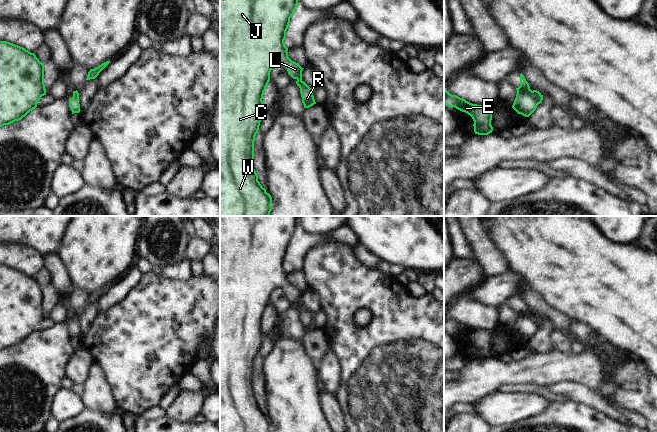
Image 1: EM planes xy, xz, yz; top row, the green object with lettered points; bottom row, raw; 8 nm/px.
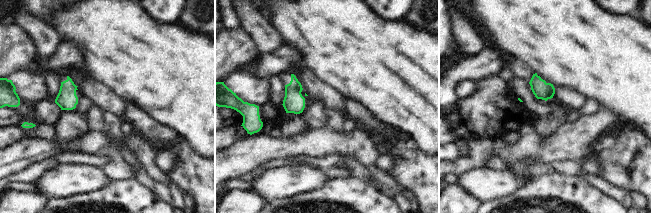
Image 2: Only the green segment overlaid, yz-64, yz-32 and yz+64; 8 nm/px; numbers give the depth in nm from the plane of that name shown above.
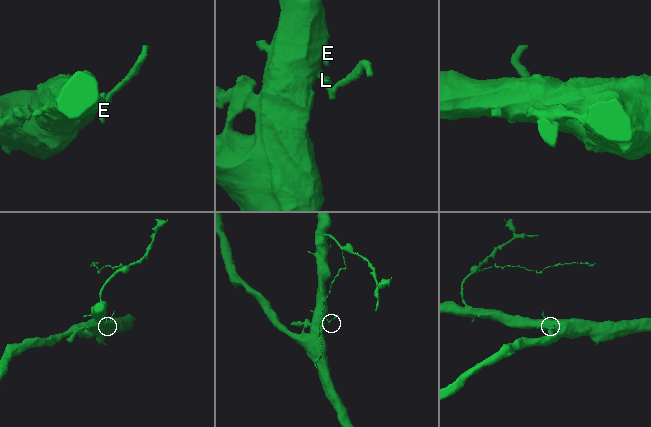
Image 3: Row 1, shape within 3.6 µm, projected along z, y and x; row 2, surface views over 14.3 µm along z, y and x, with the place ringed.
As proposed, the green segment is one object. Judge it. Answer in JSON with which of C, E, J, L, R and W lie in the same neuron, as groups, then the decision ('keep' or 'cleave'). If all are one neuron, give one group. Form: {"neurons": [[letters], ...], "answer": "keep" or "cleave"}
{"neurons": [["C", "E", "J", "L", "W"], ["R"]], "answer": "cleave"}

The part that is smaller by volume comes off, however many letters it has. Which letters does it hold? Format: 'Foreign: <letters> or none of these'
Foreign: R

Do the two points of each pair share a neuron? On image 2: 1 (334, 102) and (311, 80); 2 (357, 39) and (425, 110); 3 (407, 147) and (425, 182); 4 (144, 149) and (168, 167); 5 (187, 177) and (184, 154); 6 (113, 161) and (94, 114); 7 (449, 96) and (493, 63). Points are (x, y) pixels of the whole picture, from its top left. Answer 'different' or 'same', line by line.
1: same
2: same
3: same
4: different
5: same
6: same
7: same

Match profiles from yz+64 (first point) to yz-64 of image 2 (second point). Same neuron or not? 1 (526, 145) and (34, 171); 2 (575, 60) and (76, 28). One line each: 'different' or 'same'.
1: different
2: same

